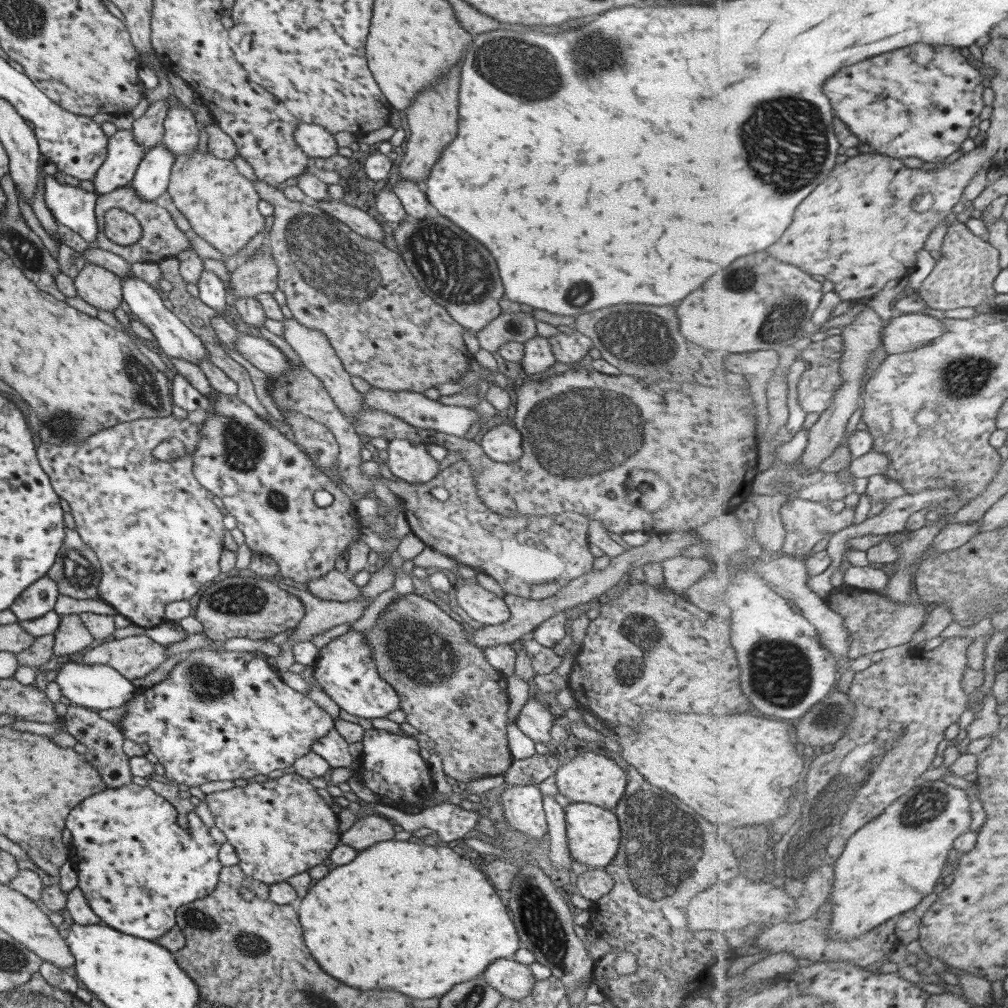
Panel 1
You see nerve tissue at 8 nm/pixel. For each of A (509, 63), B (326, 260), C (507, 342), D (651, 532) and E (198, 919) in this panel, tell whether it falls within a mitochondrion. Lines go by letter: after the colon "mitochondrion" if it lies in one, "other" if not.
A: mitochondrion
B: mitochondrion
C: other
D: other
E: mitochondrion

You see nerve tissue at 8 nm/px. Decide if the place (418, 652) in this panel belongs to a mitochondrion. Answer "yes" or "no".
yes

